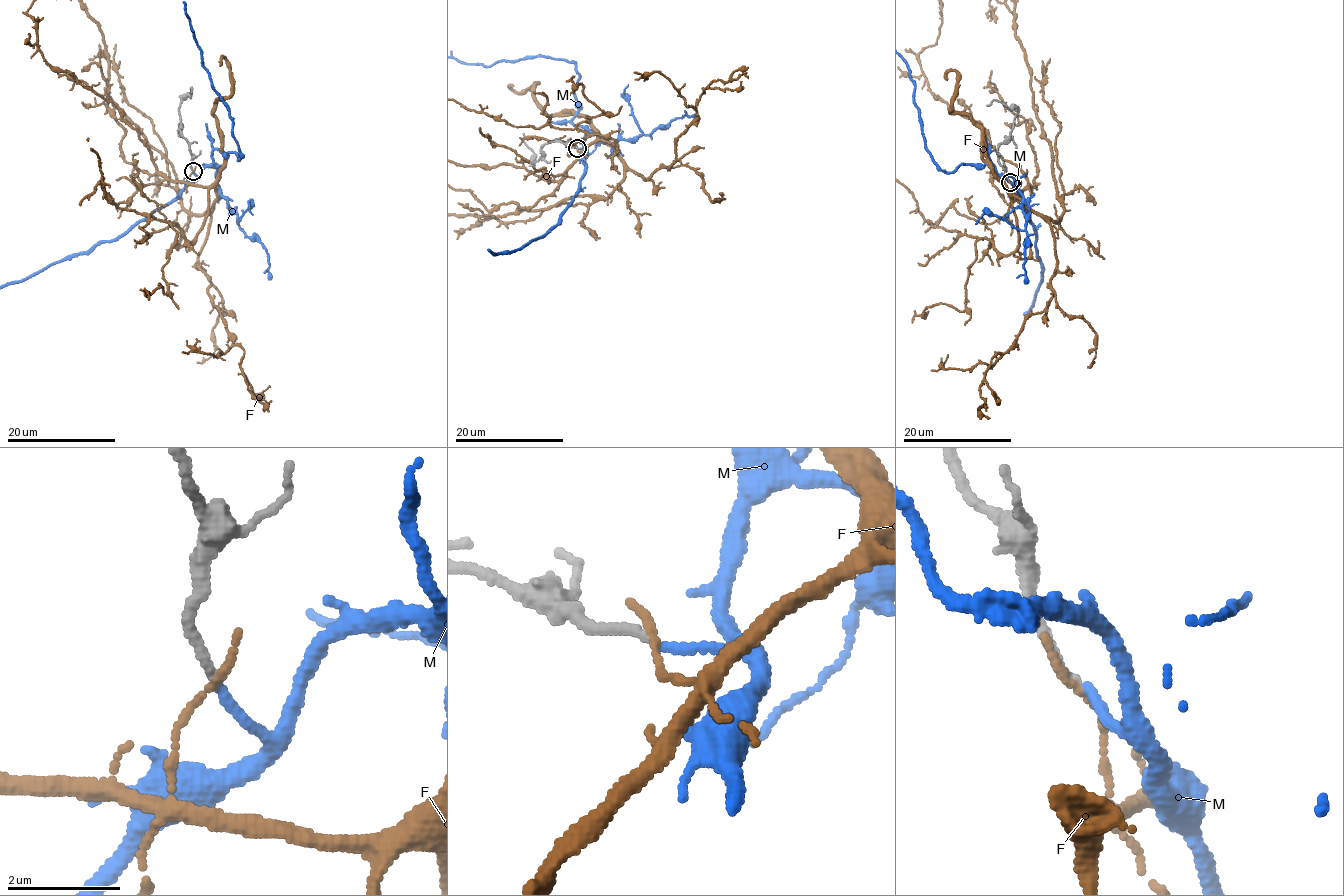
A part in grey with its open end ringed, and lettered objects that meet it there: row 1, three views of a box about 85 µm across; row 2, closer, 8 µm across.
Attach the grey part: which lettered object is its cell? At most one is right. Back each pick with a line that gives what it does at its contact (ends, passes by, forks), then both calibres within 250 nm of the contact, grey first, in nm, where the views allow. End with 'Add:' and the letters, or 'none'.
M: It ends there. Thickness 170 nm (grey) against 150 nm
Add: M

